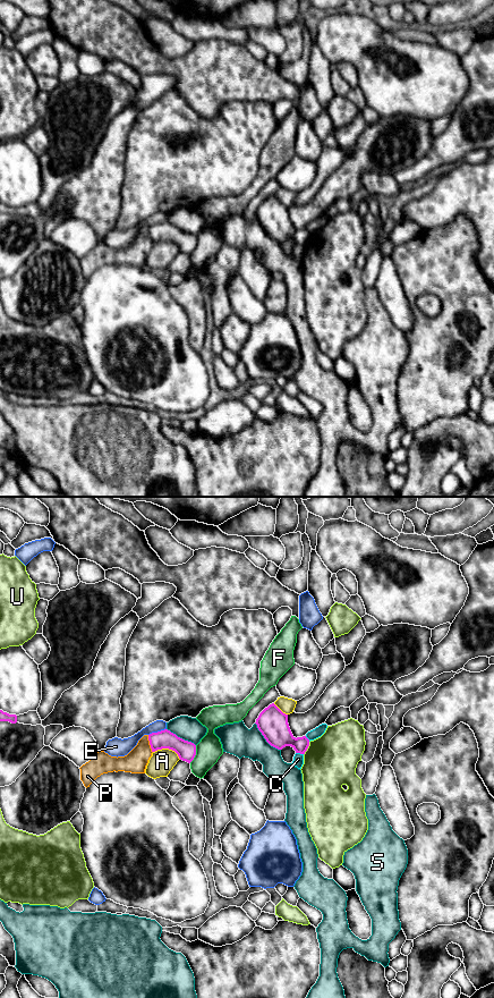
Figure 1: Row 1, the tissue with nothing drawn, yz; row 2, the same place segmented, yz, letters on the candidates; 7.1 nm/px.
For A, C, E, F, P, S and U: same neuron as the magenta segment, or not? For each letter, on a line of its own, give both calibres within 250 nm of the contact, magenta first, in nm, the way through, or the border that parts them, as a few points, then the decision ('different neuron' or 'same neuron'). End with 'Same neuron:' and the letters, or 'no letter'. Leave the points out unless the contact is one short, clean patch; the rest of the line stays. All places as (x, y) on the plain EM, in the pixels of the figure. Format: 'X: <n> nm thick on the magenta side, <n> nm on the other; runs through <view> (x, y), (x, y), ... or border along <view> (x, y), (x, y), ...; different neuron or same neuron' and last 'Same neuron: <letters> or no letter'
A: 140 nm thick on the magenta side, 180 nm on the other; different neuron
C: 200 nm thick on the magenta side, 80 nm on the other; border along yz (296, 244), (303, 246); different neuron
E: 140 nm thick on the magenta side, 100 nm on the other; different neuron
F: 140 nm thick on the magenta side, 180 nm on the other; different neuron
P: 130 nm thick on the magenta side, 160 nm on the other; border along yz (147, 227), (152, 244); different neuron
S: 220 nm thick on the magenta side, 220 nm on the other; different neuron
U: 190 nm thick on the magenta side, 380 nm on the other; different neuron
Same neuron: no letter

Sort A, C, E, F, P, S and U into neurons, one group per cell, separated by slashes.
A / C P / E / F / S / U

